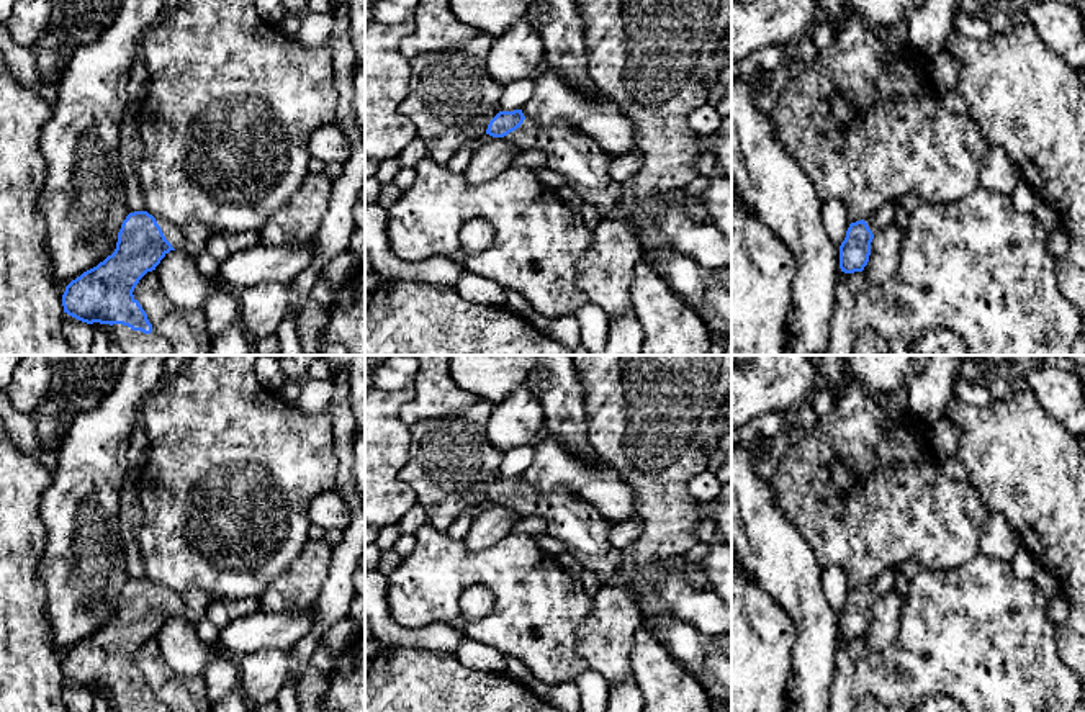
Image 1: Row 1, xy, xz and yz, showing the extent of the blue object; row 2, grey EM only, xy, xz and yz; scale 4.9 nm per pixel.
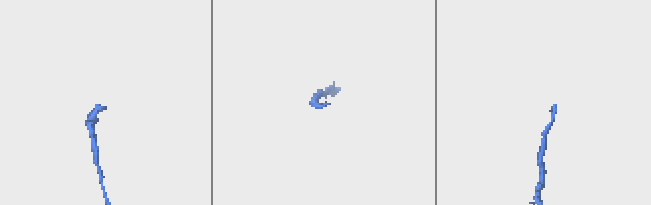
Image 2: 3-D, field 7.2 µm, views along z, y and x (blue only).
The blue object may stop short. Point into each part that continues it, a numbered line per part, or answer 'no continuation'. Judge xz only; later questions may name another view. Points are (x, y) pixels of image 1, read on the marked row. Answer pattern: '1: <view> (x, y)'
1: xz (575, 156)

